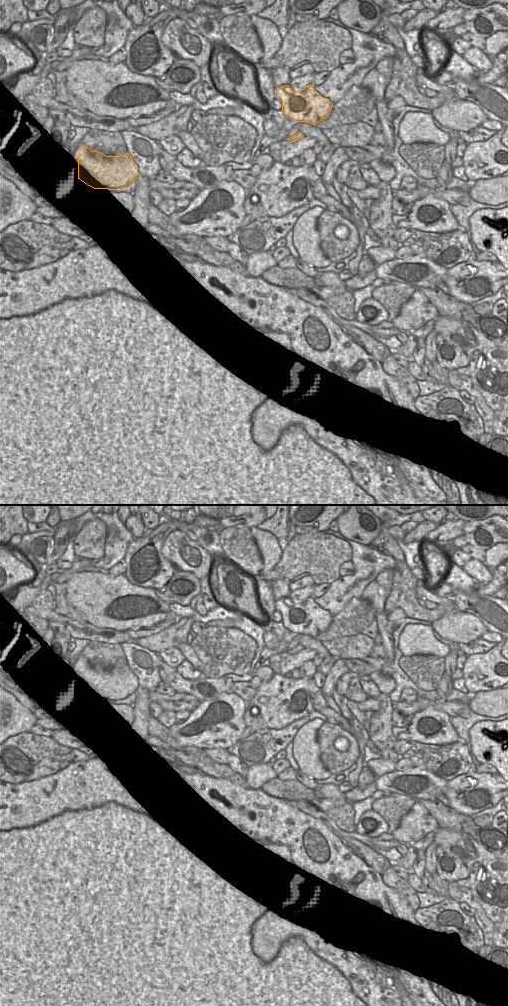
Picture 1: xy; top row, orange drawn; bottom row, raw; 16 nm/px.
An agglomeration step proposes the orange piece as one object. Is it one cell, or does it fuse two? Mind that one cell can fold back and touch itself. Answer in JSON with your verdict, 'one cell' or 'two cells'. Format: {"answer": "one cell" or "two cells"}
{"answer": "two cells"}

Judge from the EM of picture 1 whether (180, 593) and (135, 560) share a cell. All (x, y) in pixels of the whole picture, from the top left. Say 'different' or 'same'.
same

